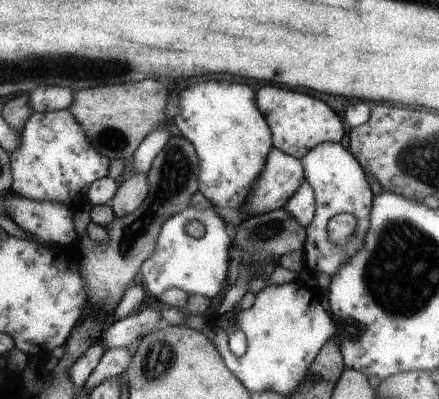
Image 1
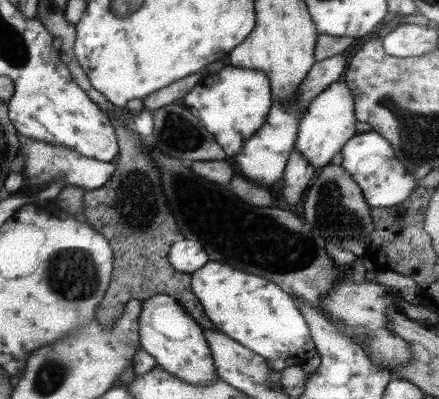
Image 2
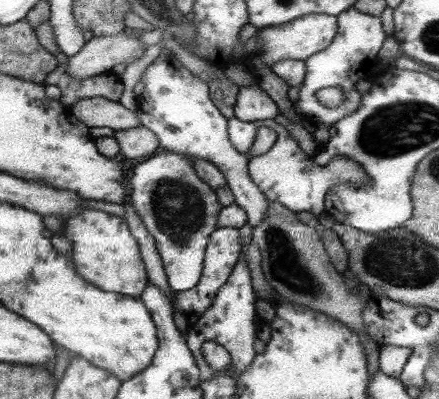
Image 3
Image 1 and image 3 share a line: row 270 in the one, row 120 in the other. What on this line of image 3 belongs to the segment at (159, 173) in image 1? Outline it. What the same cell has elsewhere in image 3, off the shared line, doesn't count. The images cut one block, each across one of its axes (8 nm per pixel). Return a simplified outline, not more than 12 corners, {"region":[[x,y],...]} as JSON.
{"region":[[87,98],[71,114],[89,128],[129,130],[135,112],[119,102]]}

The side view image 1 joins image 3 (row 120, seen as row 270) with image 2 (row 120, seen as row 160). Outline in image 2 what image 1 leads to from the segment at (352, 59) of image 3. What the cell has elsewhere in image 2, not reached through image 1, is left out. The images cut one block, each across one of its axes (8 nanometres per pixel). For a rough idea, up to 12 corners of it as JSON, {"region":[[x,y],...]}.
{"region":[[331,82],[307,106],[293,152],[315,170],[355,136],[355,100]]}

